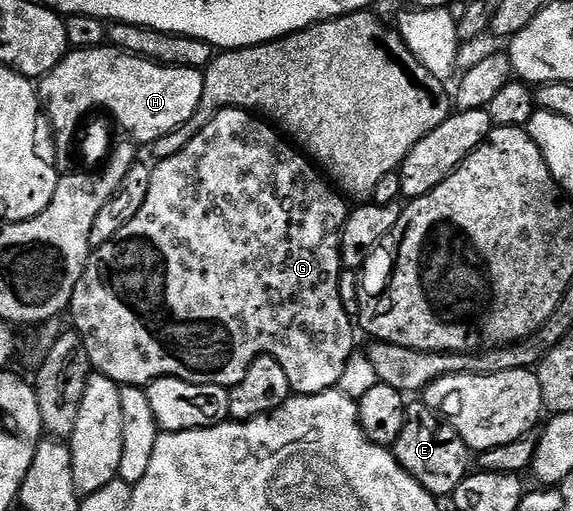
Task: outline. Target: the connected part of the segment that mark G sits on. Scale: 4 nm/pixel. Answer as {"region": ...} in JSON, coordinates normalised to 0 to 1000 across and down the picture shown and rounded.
{"region":[[[386,213],[366,233],[361,249],[354,249],[347,264],[340,264],[340,272],[333,272],[333,280],[312,295],[312,303],[298,303],[298,311],[272,317],[265,335],[257,397],[250,397],[243,421],[236,421],[236,429],[229,429],[229,436],[222,436],[208,460],[180,476],[176,487],[161,489],[127,571],[126,642],[152,679],[157,716],[213,757],[253,757],[276,738],[311,738],[349,753],[405,757],[417,750],[417,742],[424,742],[424,734],[431,734],[431,718],[438,718],[445,701],[471,691],[487,703],[487,710],[494,710],[494,726],[501,726],[501,742],[513,771],[534,777],[590,759],[599,718],[606,718],[606,703],[620,689],[620,628],[599,601],[599,585],[592,577],[599,532],[595,448],[613,415],[611,403],[602,403],[604,387],[562,344],[553,323],[524,290],[506,282],[468,235],[436,221],[433,213]]]}

